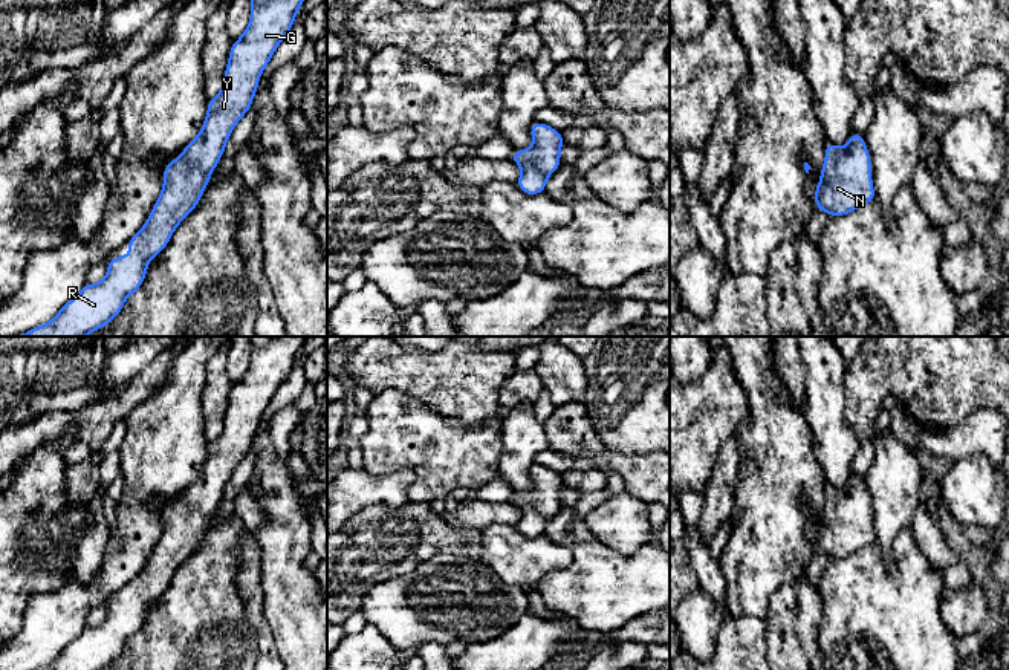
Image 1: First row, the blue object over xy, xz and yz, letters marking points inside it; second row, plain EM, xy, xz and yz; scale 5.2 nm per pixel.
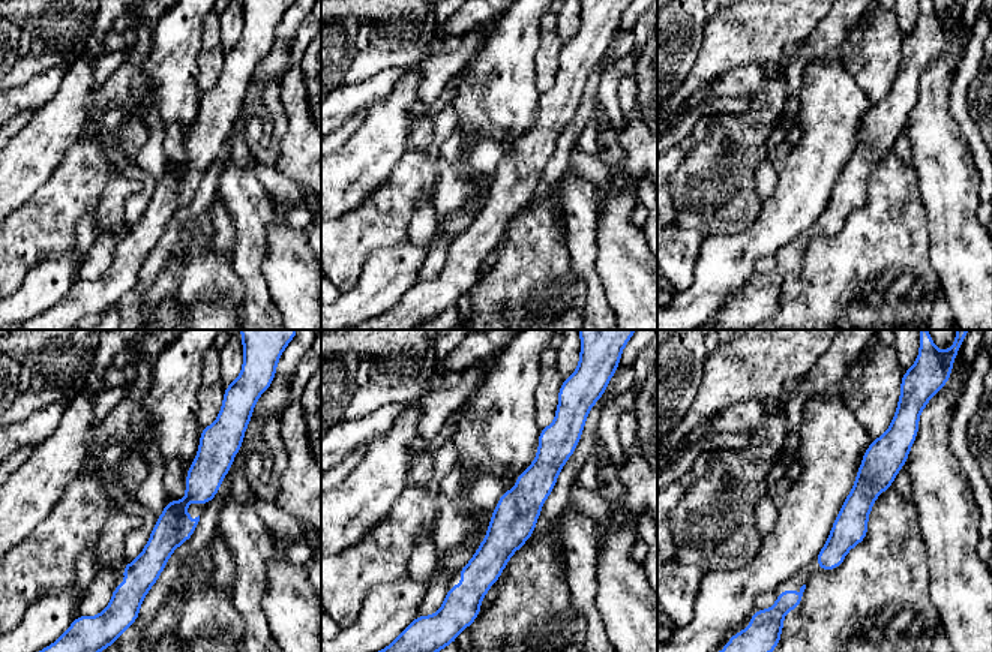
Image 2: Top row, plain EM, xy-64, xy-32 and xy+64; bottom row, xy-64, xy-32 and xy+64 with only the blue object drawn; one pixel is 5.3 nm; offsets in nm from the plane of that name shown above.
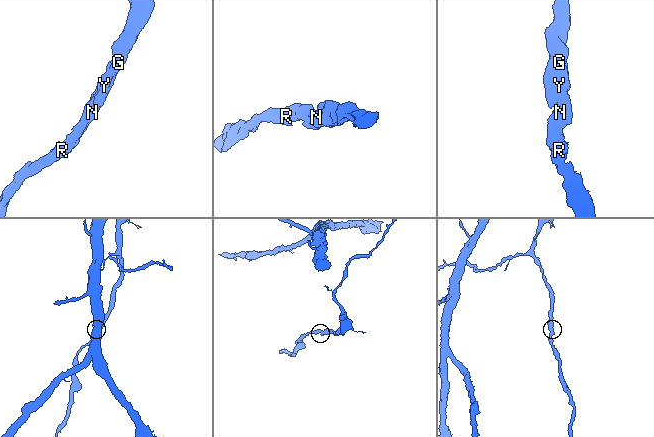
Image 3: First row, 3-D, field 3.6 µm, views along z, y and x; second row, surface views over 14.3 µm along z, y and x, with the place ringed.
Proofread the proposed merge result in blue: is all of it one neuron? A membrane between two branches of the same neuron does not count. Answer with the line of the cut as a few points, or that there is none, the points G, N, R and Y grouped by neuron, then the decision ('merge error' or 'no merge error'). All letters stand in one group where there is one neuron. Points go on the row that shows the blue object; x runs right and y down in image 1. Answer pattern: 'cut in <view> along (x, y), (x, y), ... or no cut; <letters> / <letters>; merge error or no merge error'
no cut; G N R Y; no merge error

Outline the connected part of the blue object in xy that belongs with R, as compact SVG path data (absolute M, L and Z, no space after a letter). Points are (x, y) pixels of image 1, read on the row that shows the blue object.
M251 0L251 20L229 50L223 89L208 99L199 135L164 168L164 187L147 222L127 240L128 257L110 257L105 277L84 288L54 320L18 337L86 337L107 326L127 297L144 283L150 260L170 242L177 225L194 211L211 171L223 156L234 125L251 109L258 78L277 46L292 29L304 0Z

